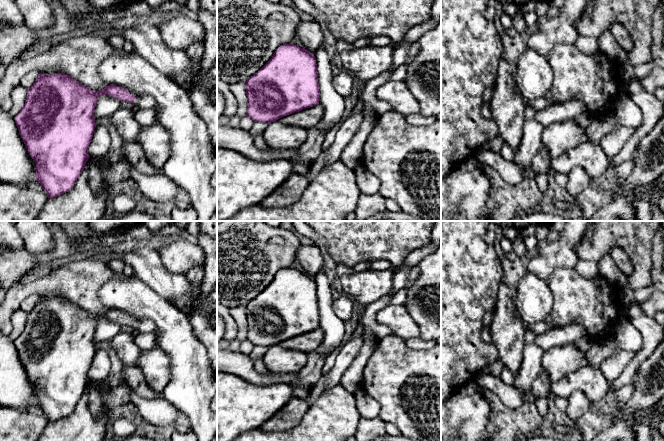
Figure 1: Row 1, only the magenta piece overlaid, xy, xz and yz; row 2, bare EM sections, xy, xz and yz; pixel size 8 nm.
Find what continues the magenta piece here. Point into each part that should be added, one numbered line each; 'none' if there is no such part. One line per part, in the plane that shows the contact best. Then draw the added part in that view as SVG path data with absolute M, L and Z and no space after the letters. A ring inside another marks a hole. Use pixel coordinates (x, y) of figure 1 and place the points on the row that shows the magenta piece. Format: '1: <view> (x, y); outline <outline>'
1: xy (142, 102); outline M149 95L135 96L133 103L139 109L154 109L155 106L154 99Z

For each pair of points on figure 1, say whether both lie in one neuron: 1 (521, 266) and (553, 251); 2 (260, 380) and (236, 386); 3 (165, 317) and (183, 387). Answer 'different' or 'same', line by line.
1: different
2: different
3: same

